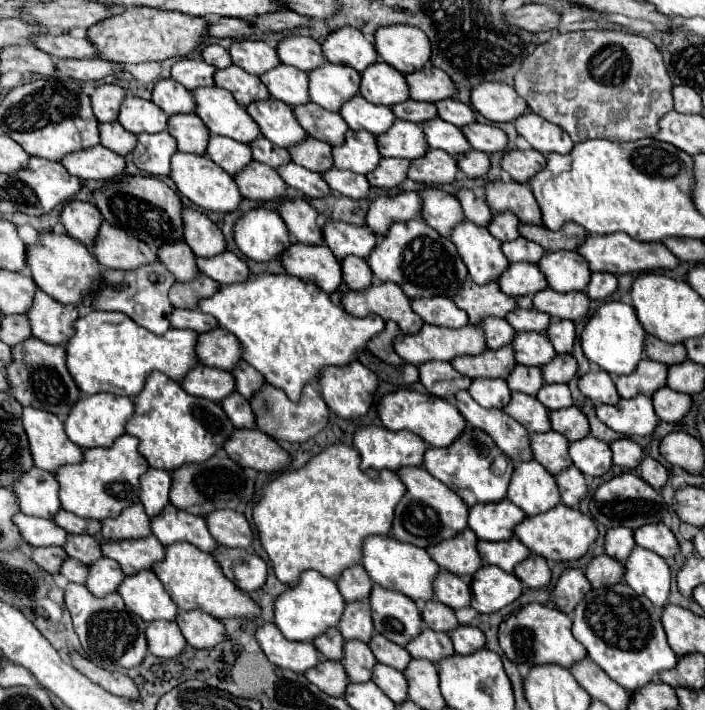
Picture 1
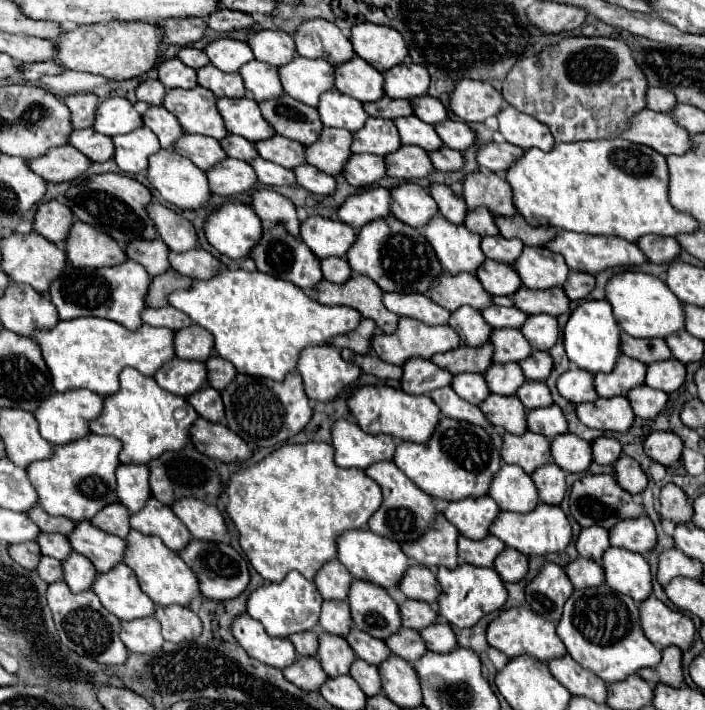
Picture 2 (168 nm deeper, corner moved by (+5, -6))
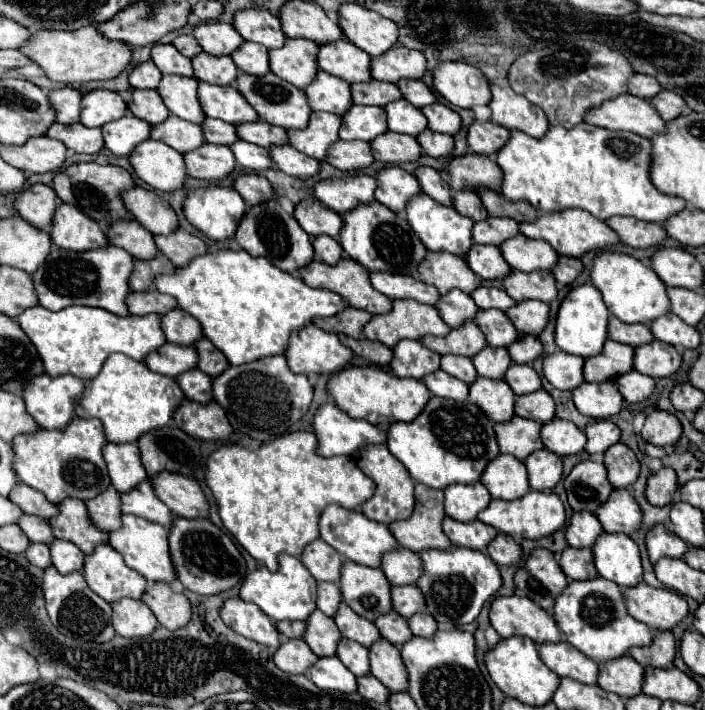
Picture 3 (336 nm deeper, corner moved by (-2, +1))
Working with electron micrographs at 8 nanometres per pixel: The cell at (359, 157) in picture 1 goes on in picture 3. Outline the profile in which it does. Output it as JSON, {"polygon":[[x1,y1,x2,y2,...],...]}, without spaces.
{"polygon":[[312,111,312,119,308,121,306,129,288,131,288,143,308,157,322,161,328,147,338,139,340,123,342,119,338,115]]}

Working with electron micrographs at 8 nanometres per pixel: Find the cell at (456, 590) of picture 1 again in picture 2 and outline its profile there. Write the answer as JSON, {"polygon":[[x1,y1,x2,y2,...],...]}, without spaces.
{"polygon":[[413,564,409,572,403,576,399,590,413,600,421,600,427,604,437,604,437,598,441,594,441,584,437,582,433,570]]}

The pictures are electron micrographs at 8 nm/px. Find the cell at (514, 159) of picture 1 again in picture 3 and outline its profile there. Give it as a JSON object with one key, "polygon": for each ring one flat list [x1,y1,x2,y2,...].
{"polygon":[[474,121,466,131,468,147,474,153,482,153,482,155,494,155,502,145,506,145,508,139,510,139,510,131,490,121,484,121,484,123]]}

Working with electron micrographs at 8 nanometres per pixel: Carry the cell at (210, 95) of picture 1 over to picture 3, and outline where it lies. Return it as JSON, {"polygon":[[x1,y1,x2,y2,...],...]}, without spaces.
{"polygon":[[162,75,162,81,156,91,160,93,164,105,172,115,192,123,202,123,206,115,200,109,196,87,198,87,198,81,194,77]]}

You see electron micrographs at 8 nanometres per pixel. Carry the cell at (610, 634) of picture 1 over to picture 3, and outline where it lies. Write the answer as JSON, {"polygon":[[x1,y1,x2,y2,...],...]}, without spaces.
{"polygon":[[602,577,570,581,562,595,556,597,554,621,562,635,566,635,566,641,596,663,618,659,628,655,630,647,646,647,652,643,652,631,626,611,620,587]]}

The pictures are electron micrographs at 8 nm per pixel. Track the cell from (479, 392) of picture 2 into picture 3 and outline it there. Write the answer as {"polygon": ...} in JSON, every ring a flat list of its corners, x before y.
{"polygon":[[442,355,442,361,440,361,440,369,446,371,448,375,464,381,464,383,472,383,478,373,474,369,474,365,470,363,468,357,458,357,458,355]]}

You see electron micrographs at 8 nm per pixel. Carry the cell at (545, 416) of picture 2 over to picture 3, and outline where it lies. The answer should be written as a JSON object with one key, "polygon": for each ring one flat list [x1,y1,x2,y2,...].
{"polygon":[[544,389,528,393,528,395,518,395,514,413,518,417,536,419,538,423,546,423,548,419,554,419,554,401]]}

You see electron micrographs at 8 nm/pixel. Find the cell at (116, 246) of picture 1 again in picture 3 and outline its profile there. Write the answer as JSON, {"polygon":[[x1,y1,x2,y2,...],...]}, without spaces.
{"polygon":[[68,203,56,207,50,225,50,239,54,245,70,251,90,251,92,247,108,245,108,239,96,221]]}

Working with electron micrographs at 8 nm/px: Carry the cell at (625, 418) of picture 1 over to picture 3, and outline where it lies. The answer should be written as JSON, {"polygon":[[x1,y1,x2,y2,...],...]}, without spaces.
{"polygon":[[614,381,608,383,582,383,572,391,572,399,578,411,594,419,608,419,622,409,622,395]]}

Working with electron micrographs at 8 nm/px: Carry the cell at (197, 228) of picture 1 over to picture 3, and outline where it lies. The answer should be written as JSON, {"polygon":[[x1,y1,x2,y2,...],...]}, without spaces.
{"polygon":[[140,187,122,191,122,203,134,221,154,235,168,235,178,227,178,219,172,207,152,191]]}

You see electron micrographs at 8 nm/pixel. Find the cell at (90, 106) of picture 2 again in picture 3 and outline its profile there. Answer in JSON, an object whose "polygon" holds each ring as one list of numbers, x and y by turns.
{"polygon":[[62,87,48,93,50,103,56,107,56,121,62,125,76,123,80,117,80,97,82,93,72,87]]}

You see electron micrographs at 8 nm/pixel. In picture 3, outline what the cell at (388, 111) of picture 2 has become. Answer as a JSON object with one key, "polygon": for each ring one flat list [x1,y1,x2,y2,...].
{"polygon":[[372,79,372,83,354,83,350,85,352,91,352,101,360,105,380,105,384,107,386,103,394,99,402,99,398,87,394,83,384,83]]}

